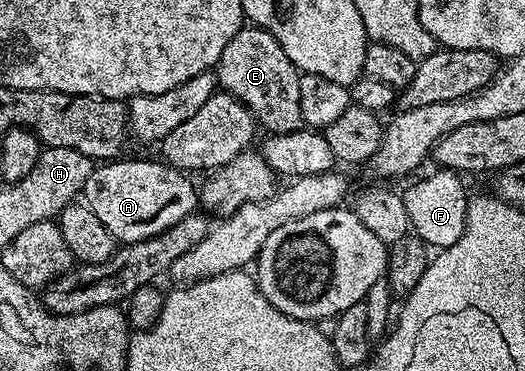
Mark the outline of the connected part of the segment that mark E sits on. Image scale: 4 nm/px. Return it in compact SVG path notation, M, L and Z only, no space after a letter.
M244 27L225 43L221 59L213 70L218 88L233 95L253 114L268 134L288 133L304 128L301 115L300 72L285 55L281 43L269 35L269 31L258 27Z

